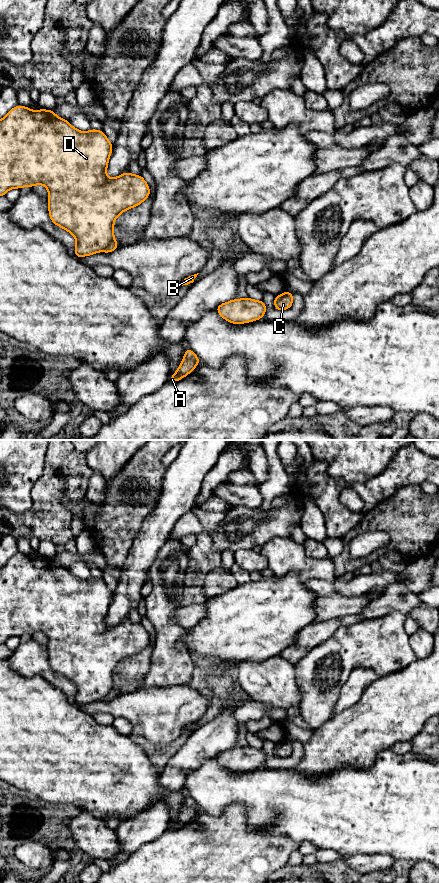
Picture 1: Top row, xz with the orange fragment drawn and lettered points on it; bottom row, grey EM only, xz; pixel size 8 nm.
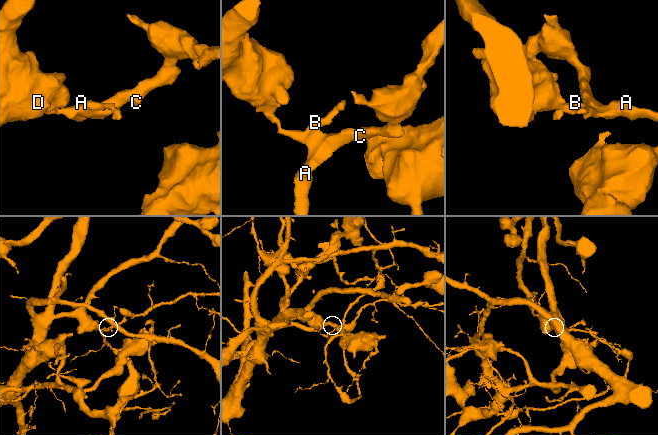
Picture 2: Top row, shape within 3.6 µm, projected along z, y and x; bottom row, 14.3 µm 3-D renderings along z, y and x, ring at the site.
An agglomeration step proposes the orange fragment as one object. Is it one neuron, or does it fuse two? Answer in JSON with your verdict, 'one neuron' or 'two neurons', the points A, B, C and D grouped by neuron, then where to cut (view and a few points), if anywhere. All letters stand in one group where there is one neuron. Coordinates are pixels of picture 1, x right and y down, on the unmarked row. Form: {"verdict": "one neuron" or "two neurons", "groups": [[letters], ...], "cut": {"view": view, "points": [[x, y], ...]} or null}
{"verdict": "two neurons", "groups": [["A", "B", "C"], ["D"]], "cut": {"view": "xz", "points": [[113, 687], [102, 698]]}}

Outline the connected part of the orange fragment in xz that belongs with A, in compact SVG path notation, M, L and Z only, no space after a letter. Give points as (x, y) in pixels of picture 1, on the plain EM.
M186 796L182 810L179 813L176 821L170 823L169 830L177 830L181 828L183 825L190 822L198 812L200 812L199 806L191 797Z

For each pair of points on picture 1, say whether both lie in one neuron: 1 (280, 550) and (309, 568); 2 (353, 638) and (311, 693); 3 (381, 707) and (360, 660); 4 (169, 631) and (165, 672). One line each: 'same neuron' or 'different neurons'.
1: same neuron
2: same neuron
3: different neurons
4: same neuron

